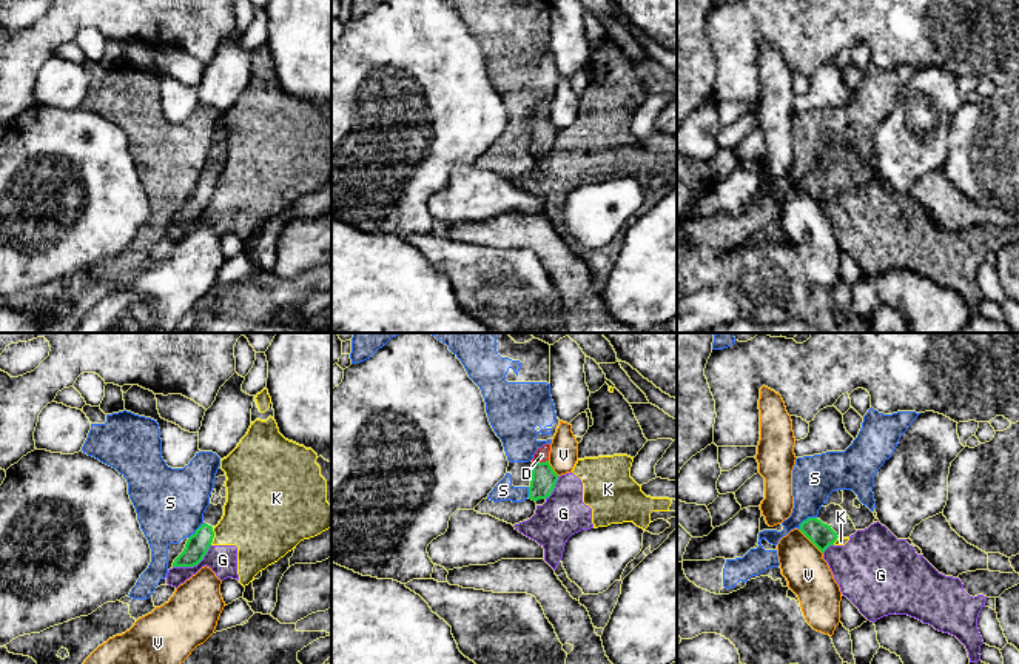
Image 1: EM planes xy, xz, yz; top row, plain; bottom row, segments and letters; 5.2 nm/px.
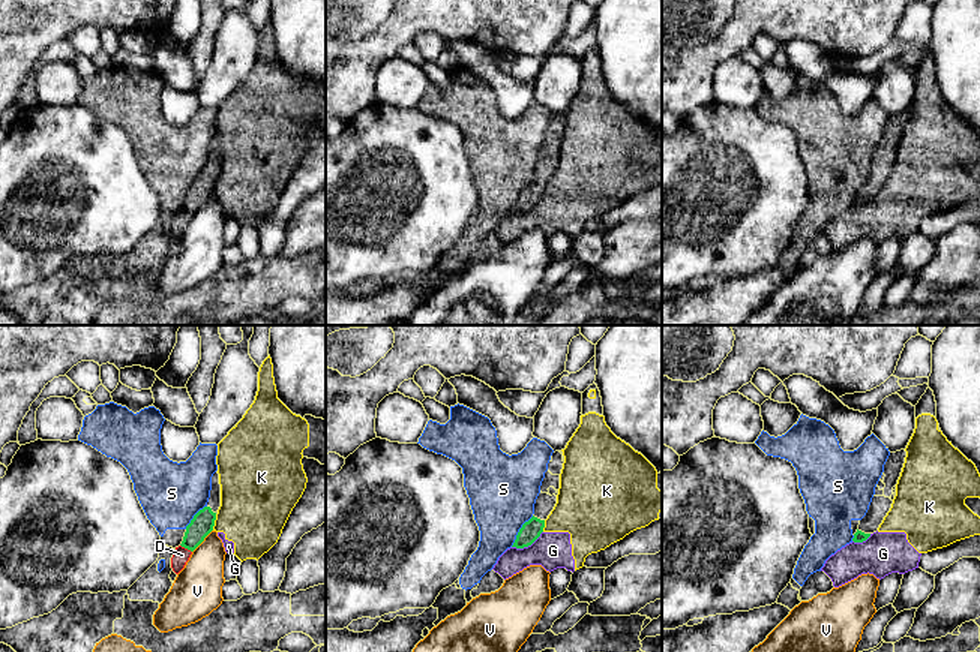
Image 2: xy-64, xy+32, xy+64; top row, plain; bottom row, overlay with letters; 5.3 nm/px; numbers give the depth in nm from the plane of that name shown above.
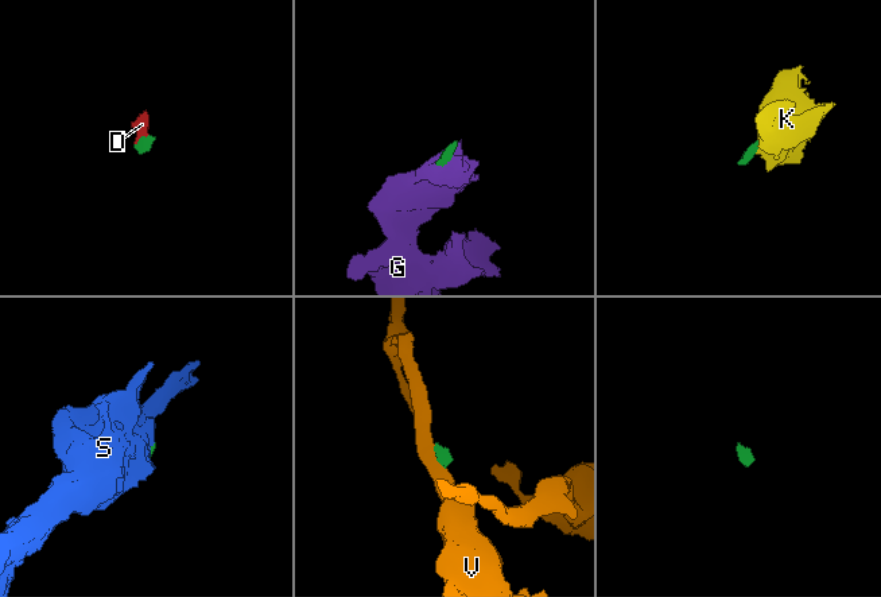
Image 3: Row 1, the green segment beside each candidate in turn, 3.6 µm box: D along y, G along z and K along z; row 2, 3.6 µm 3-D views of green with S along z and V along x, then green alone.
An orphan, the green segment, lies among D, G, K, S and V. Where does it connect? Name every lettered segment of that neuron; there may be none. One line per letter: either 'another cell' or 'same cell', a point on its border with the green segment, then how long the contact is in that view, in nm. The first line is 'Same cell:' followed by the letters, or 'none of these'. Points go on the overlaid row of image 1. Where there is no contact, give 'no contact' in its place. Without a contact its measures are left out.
Same cell: D
D: same cell; meets green in xz at (540, 462); contact 80 nm long
G: another cell; meets green in xy at (195, 564); contact 240 nm long
K: another cell; meets green in xy at (213, 536); contact 100 nm long
S: another cell; meets green in yz at (807, 519); contact 120 nm long
V: another cell; meets green in yz at (811, 541); contact 180 nm long

